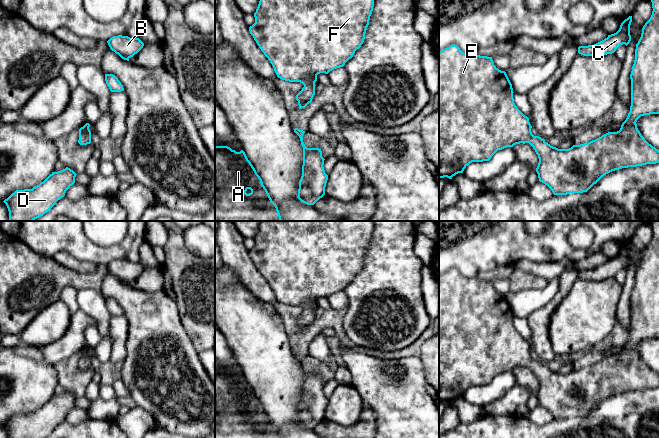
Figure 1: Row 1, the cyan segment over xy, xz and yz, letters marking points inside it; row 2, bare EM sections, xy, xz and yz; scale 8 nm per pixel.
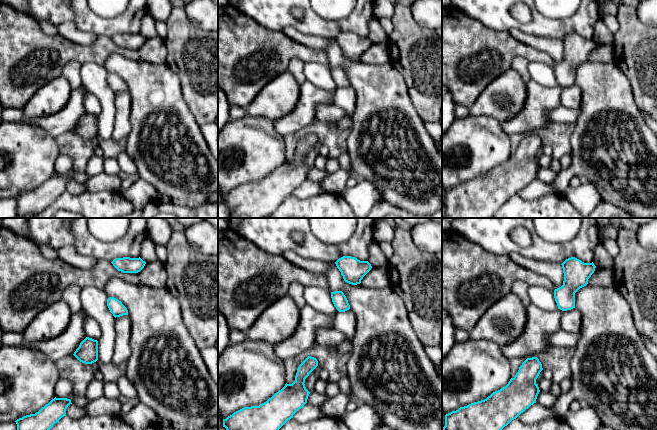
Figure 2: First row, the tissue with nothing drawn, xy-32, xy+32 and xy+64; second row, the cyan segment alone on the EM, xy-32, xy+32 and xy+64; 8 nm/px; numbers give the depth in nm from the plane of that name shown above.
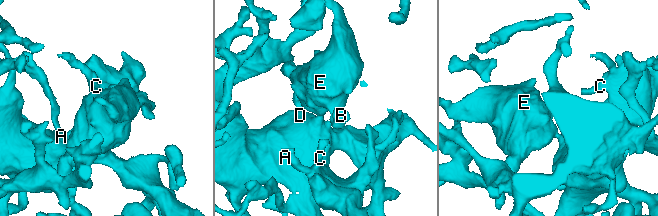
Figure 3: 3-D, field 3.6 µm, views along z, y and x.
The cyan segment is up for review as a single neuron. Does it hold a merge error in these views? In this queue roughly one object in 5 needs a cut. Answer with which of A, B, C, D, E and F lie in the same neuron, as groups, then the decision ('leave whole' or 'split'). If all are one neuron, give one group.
A B C D E F | leave whole

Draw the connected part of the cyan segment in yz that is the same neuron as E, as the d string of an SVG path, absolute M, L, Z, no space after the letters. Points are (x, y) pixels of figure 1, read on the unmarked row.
M650 221L652 239L642 252L636 268L635 284L630 298L631 330L626 344L617 356L608 356L588 367L558 373L531 356L529 342L515 329L512 308L505 295L499 294L492 281L476 277L466 278L453 268L439 275L439 402L452 403L472 386L489 385L498 375L520 367L529 367L539 382L536 392L539 405L547 409L554 419L587 416L604 399L628 391L659 387L659 374L649 368L637 352L637 344L644 339L659 338L659 221Z

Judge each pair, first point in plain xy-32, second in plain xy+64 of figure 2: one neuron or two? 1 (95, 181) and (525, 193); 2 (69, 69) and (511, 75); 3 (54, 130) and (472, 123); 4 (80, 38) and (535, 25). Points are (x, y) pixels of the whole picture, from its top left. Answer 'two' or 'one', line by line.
1: two
2: two
3: two
4: two

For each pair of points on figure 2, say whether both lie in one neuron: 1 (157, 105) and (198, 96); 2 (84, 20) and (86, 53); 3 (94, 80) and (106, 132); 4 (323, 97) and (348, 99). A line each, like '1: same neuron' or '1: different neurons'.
1: different neurons
2: different neurons
3: same neuron
4: different neurons

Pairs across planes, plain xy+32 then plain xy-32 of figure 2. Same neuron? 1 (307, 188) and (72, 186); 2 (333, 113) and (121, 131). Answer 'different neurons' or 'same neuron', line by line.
1: same neuron
2: different neurons

